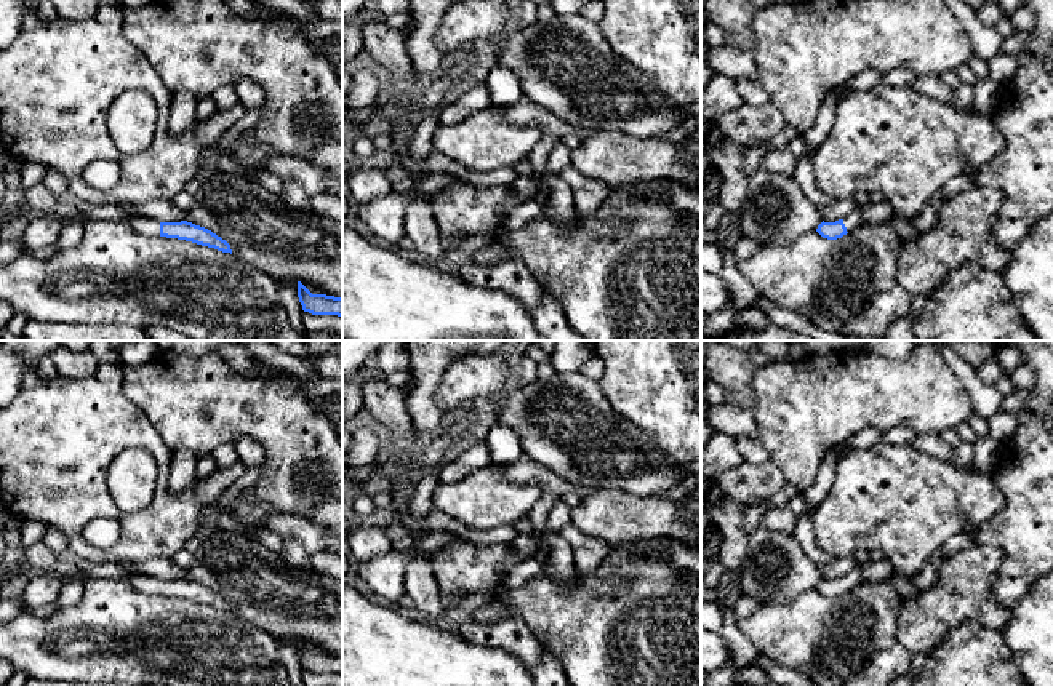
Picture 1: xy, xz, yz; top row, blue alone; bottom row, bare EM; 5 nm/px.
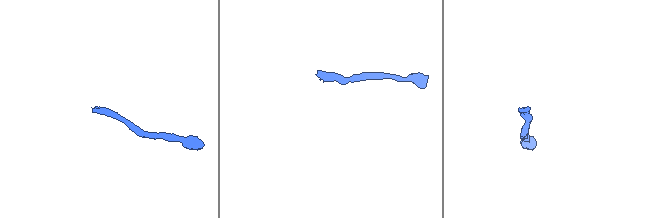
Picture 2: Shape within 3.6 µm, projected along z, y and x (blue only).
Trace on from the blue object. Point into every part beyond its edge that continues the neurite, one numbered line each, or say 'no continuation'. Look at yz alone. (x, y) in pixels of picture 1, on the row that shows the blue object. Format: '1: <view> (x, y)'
1: yz (855, 219)

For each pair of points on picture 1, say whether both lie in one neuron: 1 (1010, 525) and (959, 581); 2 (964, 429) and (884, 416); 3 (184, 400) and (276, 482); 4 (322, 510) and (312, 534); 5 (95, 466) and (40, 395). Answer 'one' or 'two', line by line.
1: two
2: two
3: one
4: two
5: one

